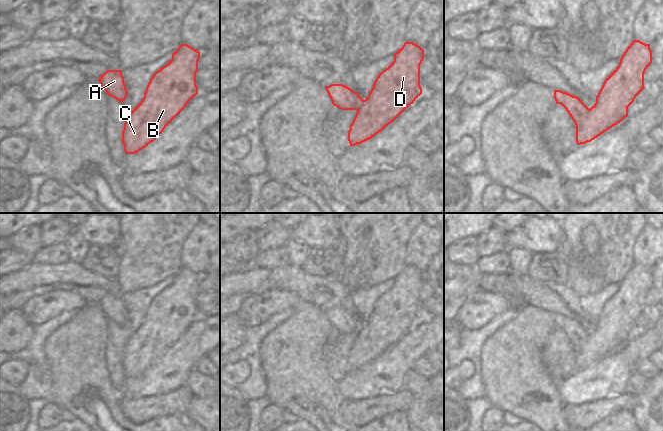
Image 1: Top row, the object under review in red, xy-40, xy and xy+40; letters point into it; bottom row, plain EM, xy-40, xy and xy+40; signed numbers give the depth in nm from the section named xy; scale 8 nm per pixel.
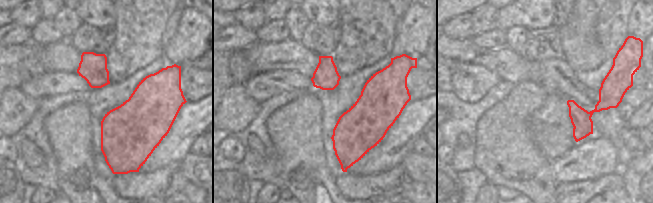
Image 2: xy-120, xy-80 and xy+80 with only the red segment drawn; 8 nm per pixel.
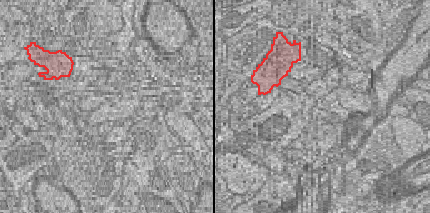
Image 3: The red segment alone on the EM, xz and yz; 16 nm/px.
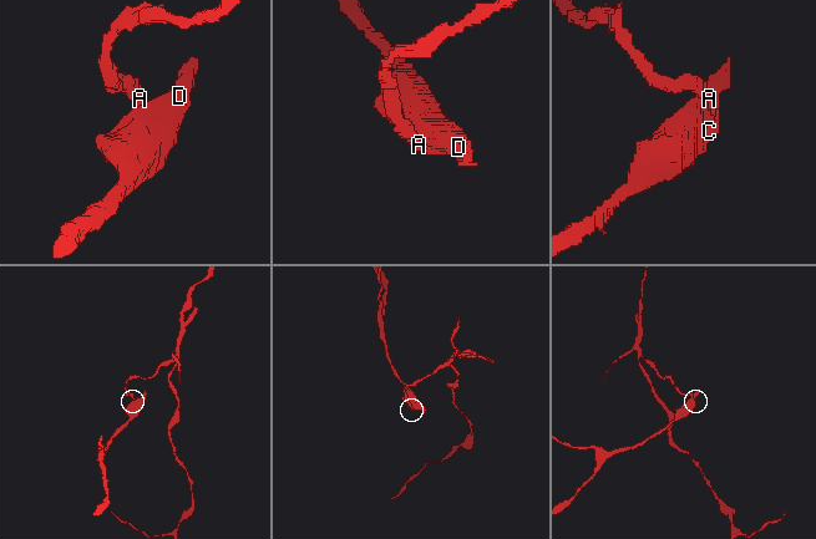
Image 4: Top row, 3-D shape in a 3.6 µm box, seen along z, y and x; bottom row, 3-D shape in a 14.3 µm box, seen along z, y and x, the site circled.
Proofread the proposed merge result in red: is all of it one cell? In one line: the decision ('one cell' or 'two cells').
two cells

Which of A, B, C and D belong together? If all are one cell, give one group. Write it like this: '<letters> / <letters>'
A / B C D

